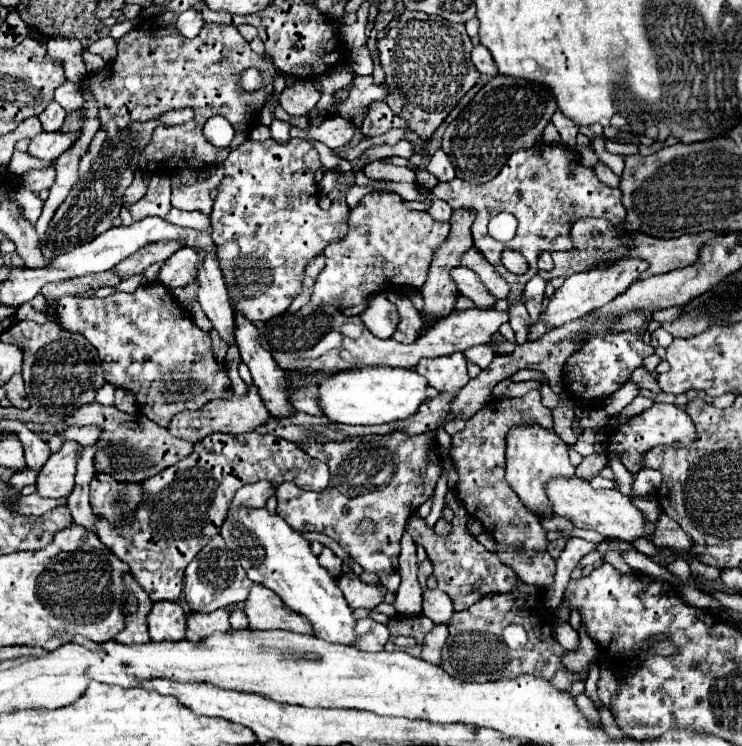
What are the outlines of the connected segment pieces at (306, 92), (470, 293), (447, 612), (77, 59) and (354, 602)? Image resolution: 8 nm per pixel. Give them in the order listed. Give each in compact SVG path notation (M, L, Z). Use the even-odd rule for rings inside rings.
M299 81L293 87L285 87L285 91L279 97L281 107L289 115L307 115L315 103L319 101L319 91L315 91L311 81Z
M455 267L451 269L451 279L457 283L459 293L469 297L477 307L491 307L495 303L493 295L487 291L487 287L481 283L481 279L471 269Z
M439 589L423 591L423 615L433 619L435 623L449 623L451 615L455 613L451 599Z
M53 37L47 41L47 59L57 59L59 63L63 63L65 69L65 77L73 83L79 83L85 75L85 63L81 59L81 43L77 39L61 39L61 37Z
M345 573L337 579L339 589L343 591L343 597L347 599L351 609L363 607L363 609L375 609L383 601L381 589L377 585L367 585L361 583L355 573Z

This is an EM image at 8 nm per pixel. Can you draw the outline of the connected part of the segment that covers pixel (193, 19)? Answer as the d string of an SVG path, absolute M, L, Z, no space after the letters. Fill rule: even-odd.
M189 9L189 11L185 11L185 13L179 15L175 27L179 29L179 33L183 37L189 37L191 39L191 37L199 35L199 31L203 27L203 19L201 19L201 15L195 9Z

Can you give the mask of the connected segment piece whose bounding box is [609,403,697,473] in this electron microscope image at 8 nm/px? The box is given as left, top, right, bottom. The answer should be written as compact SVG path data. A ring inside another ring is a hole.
M655 403L651 409L643 411L641 415L633 417L631 421L627 421L625 425L621 425L621 429L609 433L609 449L611 451L619 451L623 453L621 461L623 465L631 471L637 473L641 467L641 455L655 447L655 445L671 445L671 447L687 447L697 439L697 431L695 425L691 423L691 417L679 409L677 405L671 403Z

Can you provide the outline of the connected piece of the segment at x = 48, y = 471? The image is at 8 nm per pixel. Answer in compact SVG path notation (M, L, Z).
M65 441L63 447L49 457L37 477L37 493L43 497L67 497L75 485L77 457L83 449L77 441Z

